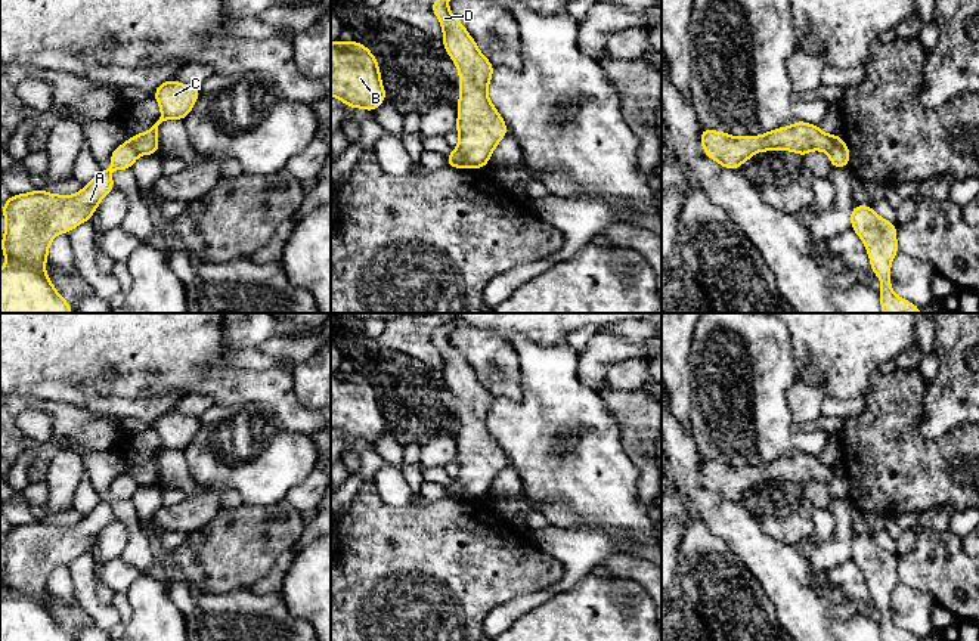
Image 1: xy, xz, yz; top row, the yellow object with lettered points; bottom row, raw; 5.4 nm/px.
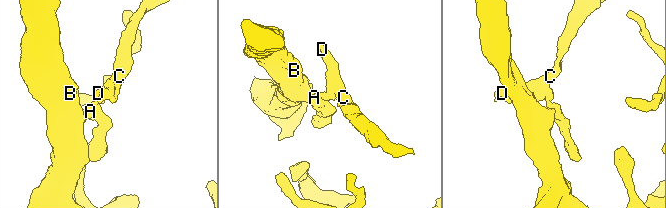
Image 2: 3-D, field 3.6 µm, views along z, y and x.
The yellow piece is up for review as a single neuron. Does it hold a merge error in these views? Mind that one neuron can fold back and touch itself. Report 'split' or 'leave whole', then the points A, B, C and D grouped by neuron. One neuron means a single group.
split; A B / C D

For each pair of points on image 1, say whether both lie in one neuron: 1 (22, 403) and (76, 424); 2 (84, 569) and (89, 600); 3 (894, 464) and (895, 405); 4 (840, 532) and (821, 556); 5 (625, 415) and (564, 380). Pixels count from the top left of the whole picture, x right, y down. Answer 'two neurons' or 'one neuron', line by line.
1: one neuron
2: one neuron
3: one neuron
4: one neuron
5: two neurons

